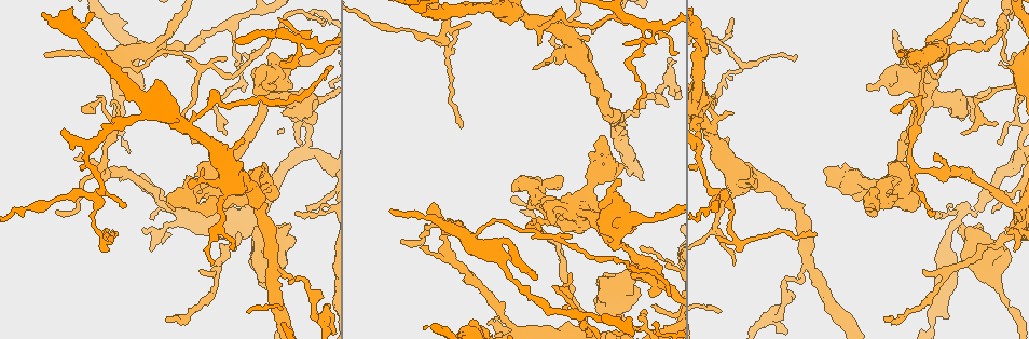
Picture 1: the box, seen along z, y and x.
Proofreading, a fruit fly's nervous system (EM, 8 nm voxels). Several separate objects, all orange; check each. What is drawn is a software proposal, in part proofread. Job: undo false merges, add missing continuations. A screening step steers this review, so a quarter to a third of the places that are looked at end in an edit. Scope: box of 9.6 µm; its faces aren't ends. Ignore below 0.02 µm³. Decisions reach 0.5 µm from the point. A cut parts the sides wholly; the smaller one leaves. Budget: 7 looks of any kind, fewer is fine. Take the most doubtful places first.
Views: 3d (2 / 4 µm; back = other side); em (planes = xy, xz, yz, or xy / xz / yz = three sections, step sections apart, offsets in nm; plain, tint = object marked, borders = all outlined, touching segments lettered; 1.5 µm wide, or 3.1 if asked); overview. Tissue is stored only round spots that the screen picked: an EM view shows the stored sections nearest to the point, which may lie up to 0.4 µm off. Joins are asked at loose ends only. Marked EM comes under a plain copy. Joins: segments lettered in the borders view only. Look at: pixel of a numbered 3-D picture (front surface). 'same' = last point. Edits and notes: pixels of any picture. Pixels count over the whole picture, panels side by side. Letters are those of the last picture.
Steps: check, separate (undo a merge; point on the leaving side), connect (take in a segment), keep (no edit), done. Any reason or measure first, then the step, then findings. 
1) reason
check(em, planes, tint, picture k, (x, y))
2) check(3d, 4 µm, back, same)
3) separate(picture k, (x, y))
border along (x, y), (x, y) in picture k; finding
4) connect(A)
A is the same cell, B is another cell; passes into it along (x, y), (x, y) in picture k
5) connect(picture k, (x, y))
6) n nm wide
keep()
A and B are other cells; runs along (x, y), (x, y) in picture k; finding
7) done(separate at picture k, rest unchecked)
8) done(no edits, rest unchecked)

a narrow waist
check(3d, 2 µm, picture 1, (1012, 307))

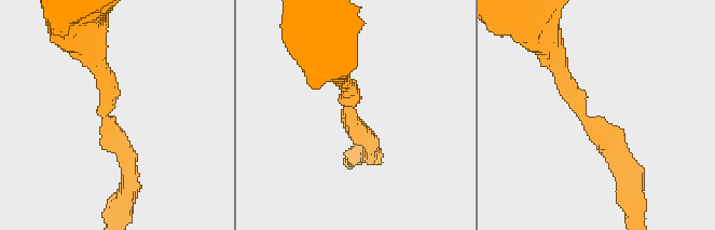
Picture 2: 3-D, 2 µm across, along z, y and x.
arms of 190, 240 nm
check(em, yz, step 8, borders, picture 2, (349, 111))

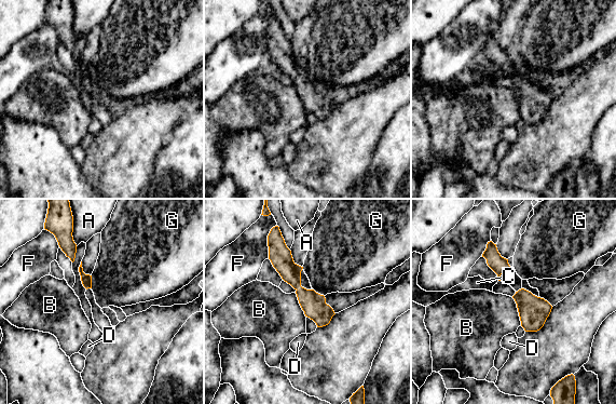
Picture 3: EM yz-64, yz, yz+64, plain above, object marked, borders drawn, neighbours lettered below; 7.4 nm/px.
keep()
A, B, C, D, F and G are other cells; runs along (274, 247), (325, 322) in picture 3; one cell here

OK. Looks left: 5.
stops while still wide
check(3d, 4 µm, picture 1, (598, 280))

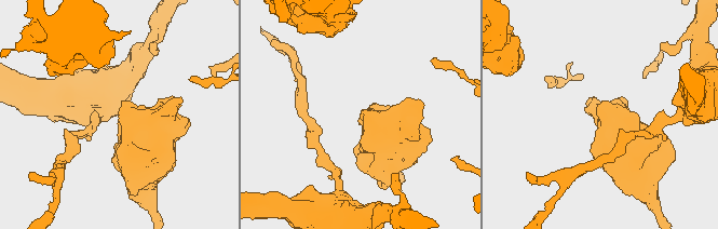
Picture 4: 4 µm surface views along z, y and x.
check(em, planes, borders, picture 4, (606, 101))

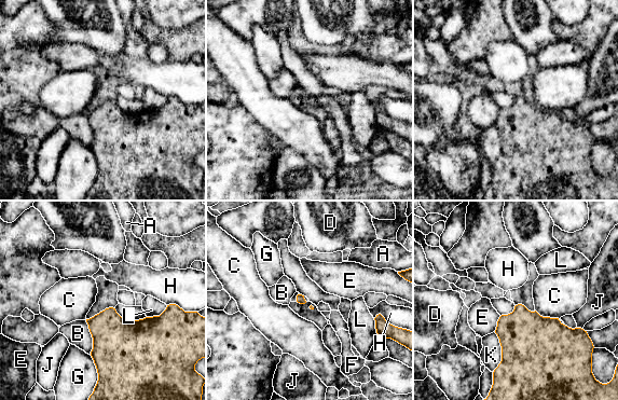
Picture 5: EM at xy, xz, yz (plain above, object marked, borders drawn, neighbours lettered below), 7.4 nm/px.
keep()
A, B, C, D, E, F, G, H, J, K and L are other cells; border along (535, 309), (543, 316), (559, 318) in picture 5; no lettered segment goes on from it

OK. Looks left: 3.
an open end
check(em, xy, step 8, borders, picture 1, (899, 53))

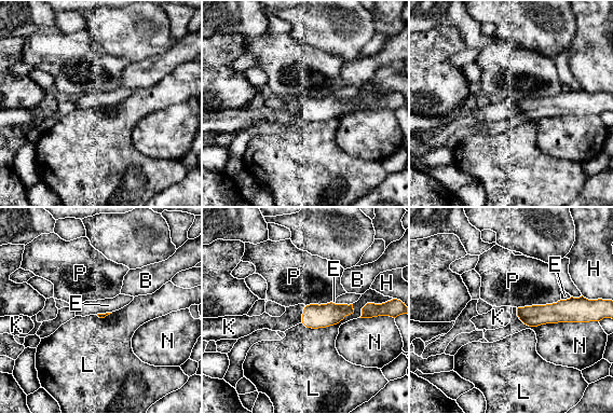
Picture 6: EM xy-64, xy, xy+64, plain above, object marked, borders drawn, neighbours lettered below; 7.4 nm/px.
check(em, planes, borders, same)

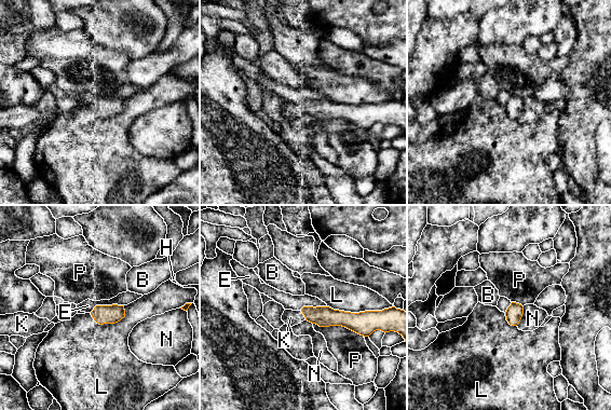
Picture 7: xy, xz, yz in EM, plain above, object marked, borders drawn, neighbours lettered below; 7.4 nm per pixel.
L touches over 480 nm
connect(K)
K is the same cell, B, E, H, L, N and P are other cells; the cell continues

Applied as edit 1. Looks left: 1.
done(connect at picture 7, rest unchecked)

